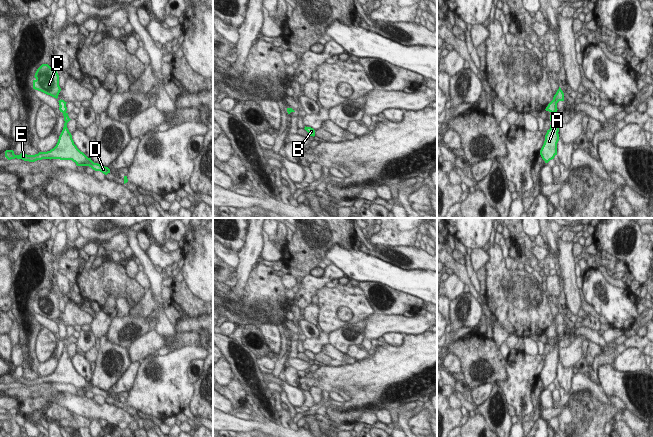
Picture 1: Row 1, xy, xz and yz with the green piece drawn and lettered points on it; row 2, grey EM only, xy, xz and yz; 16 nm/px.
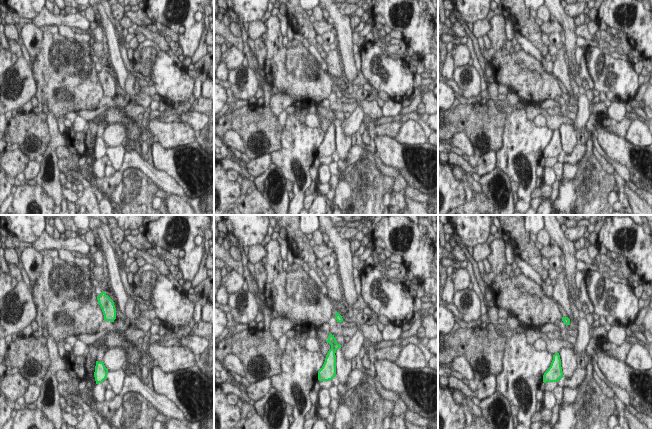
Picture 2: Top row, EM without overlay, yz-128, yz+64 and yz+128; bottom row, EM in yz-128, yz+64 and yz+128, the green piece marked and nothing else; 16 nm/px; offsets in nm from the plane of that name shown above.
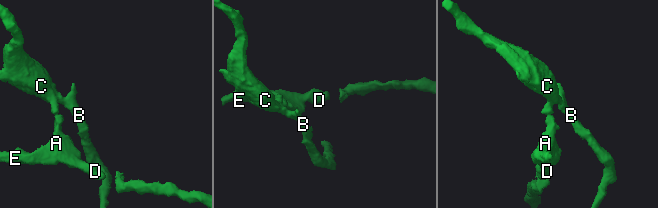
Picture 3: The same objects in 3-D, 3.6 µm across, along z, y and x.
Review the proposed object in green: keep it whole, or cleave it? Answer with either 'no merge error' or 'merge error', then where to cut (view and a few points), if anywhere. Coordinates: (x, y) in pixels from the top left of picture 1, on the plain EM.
merge error; cut in yz along (554, 335), (551, 337)

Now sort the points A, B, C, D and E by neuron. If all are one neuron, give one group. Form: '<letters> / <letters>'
A D E / B C

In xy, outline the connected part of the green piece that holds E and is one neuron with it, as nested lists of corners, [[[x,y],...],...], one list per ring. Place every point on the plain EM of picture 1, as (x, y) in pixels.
[[[63,337],[64,351],[59,360],[56,370],[47,376],[39,376],[35,379],[27,379],[22,376],[20,379],[15,379],[13,374],[6,374],[5,381],[8,384],[22,383],[24,385],[35,386],[42,383],[60,383],[60,384],[72,384],[77,390],[89,390],[95,395],[100,395],[107,399],[110,397],[108,391],[102,390],[98,387],[94,387],[91,382],[88,382],[83,376],[81,376],[74,368],[72,359],[67,352],[67,347],[71,344],[68,337]]]

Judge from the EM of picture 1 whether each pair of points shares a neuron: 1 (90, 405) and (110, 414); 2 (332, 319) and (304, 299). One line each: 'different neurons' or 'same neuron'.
1: same neuron
2: different neurons

